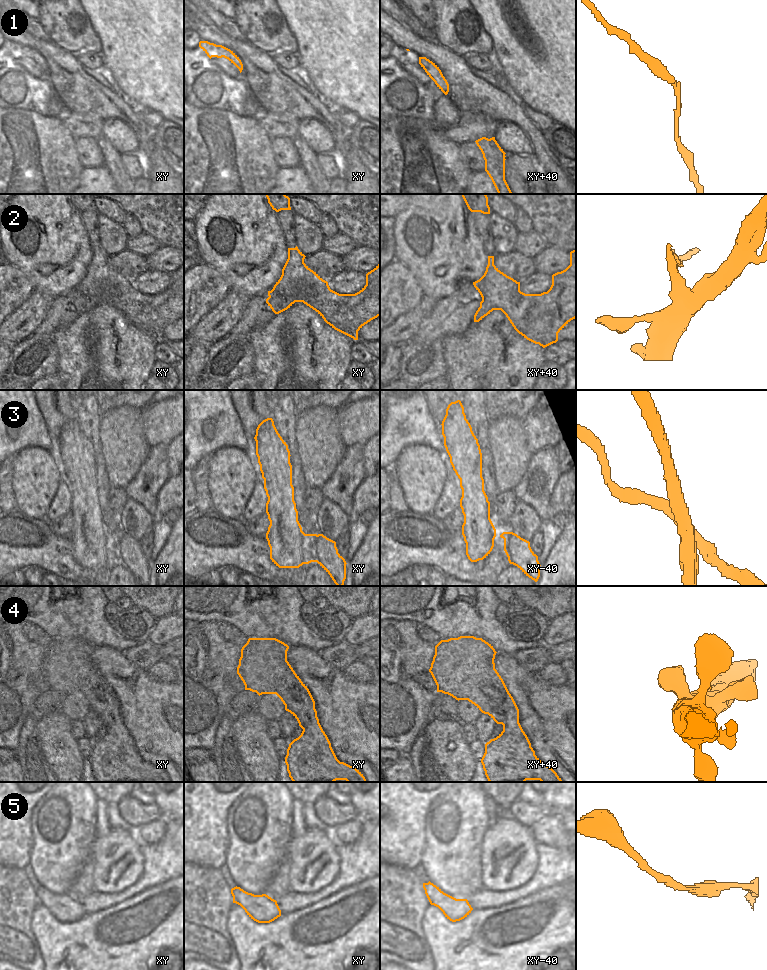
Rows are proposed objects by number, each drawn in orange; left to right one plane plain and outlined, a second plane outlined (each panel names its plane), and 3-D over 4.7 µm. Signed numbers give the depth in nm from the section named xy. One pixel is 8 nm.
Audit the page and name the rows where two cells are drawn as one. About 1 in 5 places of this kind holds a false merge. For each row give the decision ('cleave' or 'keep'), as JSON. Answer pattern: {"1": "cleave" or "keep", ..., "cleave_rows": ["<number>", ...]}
{"1": "keep", "2": "keep", "3": "cleave", "4": "keep", "5": "keep", "cleave_rows": ["3"]}

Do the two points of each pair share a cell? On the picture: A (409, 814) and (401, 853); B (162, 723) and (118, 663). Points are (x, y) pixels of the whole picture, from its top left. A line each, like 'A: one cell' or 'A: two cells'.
A: one cell
B: one cell

